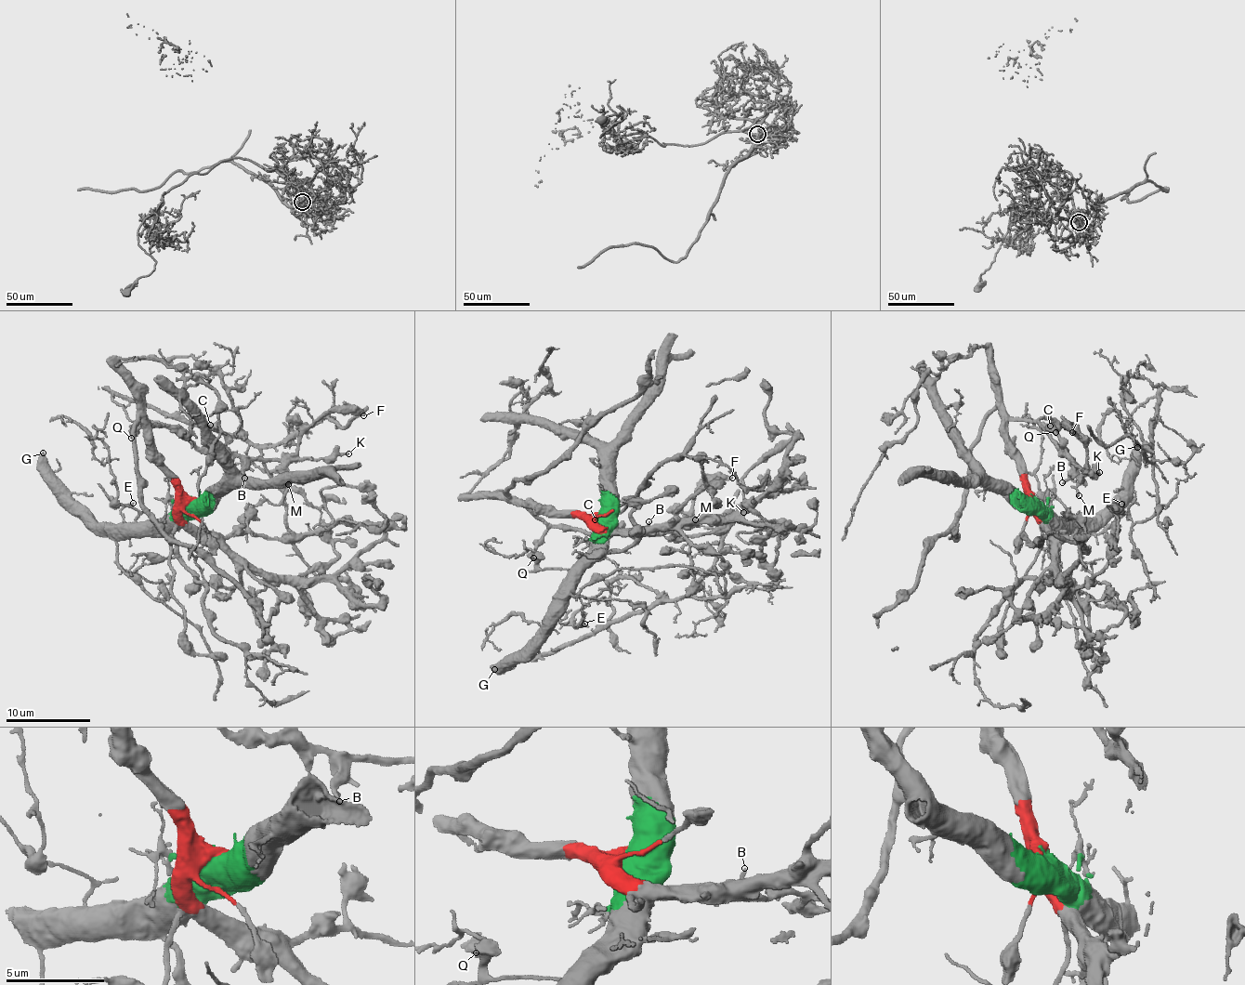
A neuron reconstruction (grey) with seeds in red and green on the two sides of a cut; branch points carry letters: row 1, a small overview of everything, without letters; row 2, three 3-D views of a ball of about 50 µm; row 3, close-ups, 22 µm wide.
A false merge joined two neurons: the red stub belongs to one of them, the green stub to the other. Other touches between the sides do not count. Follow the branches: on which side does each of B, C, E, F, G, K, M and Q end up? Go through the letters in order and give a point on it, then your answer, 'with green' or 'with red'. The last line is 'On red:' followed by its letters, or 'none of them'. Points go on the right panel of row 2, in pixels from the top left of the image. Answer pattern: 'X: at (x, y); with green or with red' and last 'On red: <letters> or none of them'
B: at (1062, 482); with red
C: at (1050, 426); with red
E: at (1121, 504); with green
F: at (1072, 432); with red
G: at (1137, 447); with green
K: at (1099, 472); with red
M: at (1079, 495); with red
Q: at (1055, 432); with red
On red: B, C, F, K, M, Q

